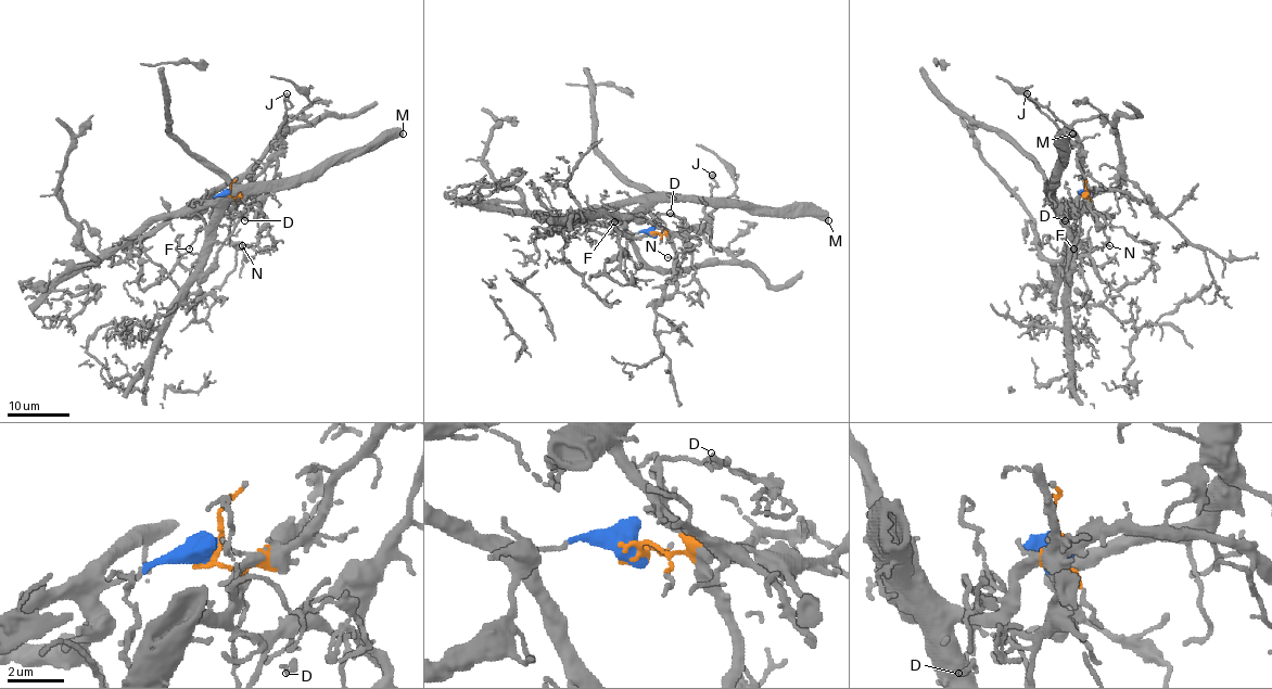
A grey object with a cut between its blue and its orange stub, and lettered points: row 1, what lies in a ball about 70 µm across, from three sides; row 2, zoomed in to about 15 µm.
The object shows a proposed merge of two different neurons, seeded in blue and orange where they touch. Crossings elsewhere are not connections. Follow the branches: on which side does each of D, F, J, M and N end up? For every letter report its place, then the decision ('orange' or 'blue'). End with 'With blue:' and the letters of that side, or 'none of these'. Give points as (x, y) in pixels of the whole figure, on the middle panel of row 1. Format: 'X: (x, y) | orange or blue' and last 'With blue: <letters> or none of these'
D: (670, 213) | orange
F: (614, 221) | orange
J: (712, 175) | orange
M: (828, 220) | orange
N: (668, 257) | orange
With blue: none of these

